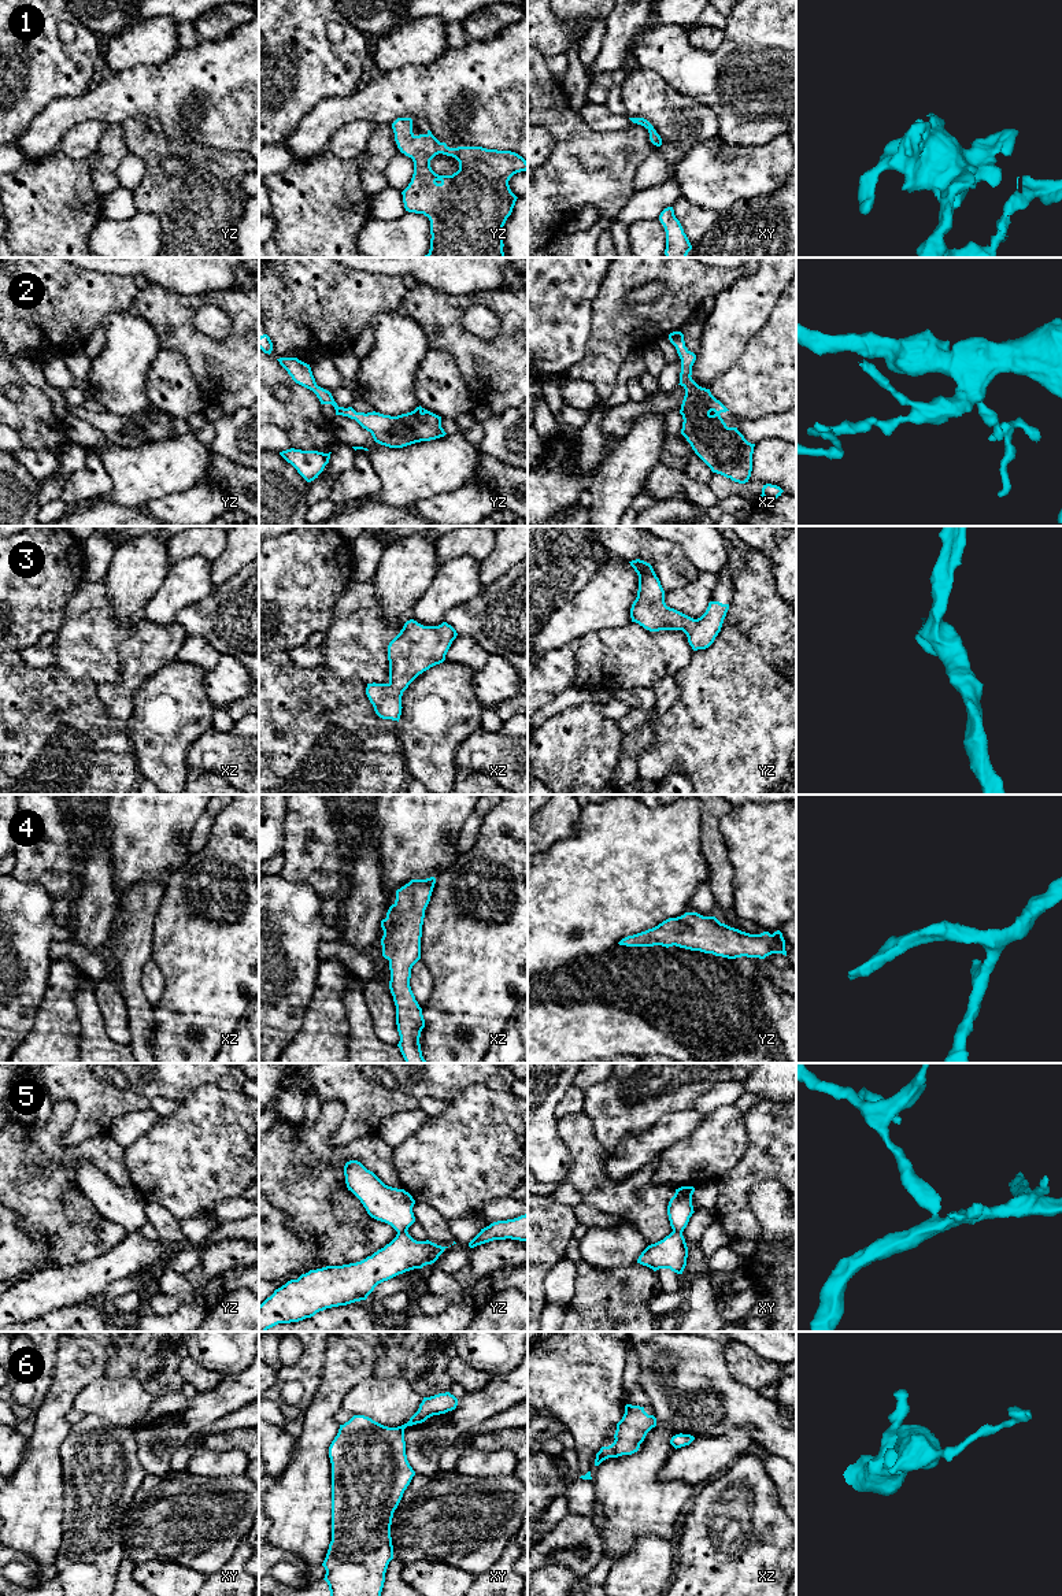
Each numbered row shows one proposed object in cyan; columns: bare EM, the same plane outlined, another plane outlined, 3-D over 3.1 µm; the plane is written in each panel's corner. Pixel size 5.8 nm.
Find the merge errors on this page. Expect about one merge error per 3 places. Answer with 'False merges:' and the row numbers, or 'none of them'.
False merges: 5

